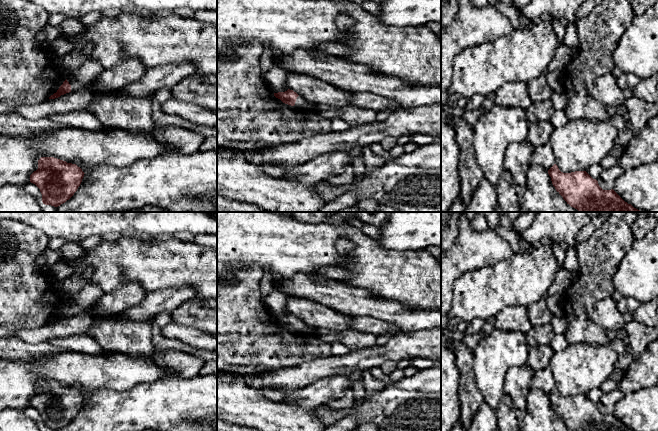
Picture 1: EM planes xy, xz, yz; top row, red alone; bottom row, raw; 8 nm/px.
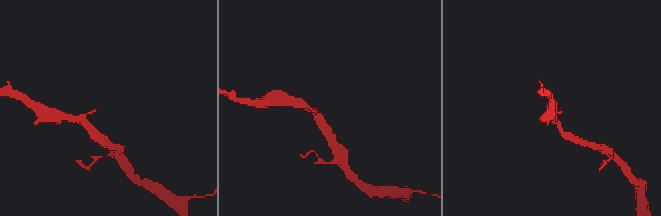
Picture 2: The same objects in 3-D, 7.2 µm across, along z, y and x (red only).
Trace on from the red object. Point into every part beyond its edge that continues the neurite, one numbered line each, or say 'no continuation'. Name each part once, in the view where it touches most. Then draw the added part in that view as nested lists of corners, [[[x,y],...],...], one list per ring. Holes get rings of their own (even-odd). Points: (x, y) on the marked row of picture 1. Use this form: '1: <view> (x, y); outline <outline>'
1: xy (90, 70); outline [[[87,60],[67,81],[71,85],[71,91],[84,90],[90,85],[105,69],[95,60]]]

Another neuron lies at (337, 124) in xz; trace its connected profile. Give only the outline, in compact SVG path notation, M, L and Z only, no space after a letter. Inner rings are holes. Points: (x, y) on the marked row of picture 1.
M336 117L331 119L332 132L342 132L344 130L347 130L348 128L349 128L349 125L341 118Z

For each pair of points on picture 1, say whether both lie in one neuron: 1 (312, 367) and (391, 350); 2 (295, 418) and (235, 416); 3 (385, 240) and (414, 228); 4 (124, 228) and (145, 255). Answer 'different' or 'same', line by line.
1: same
2: same
3: same
4: different

